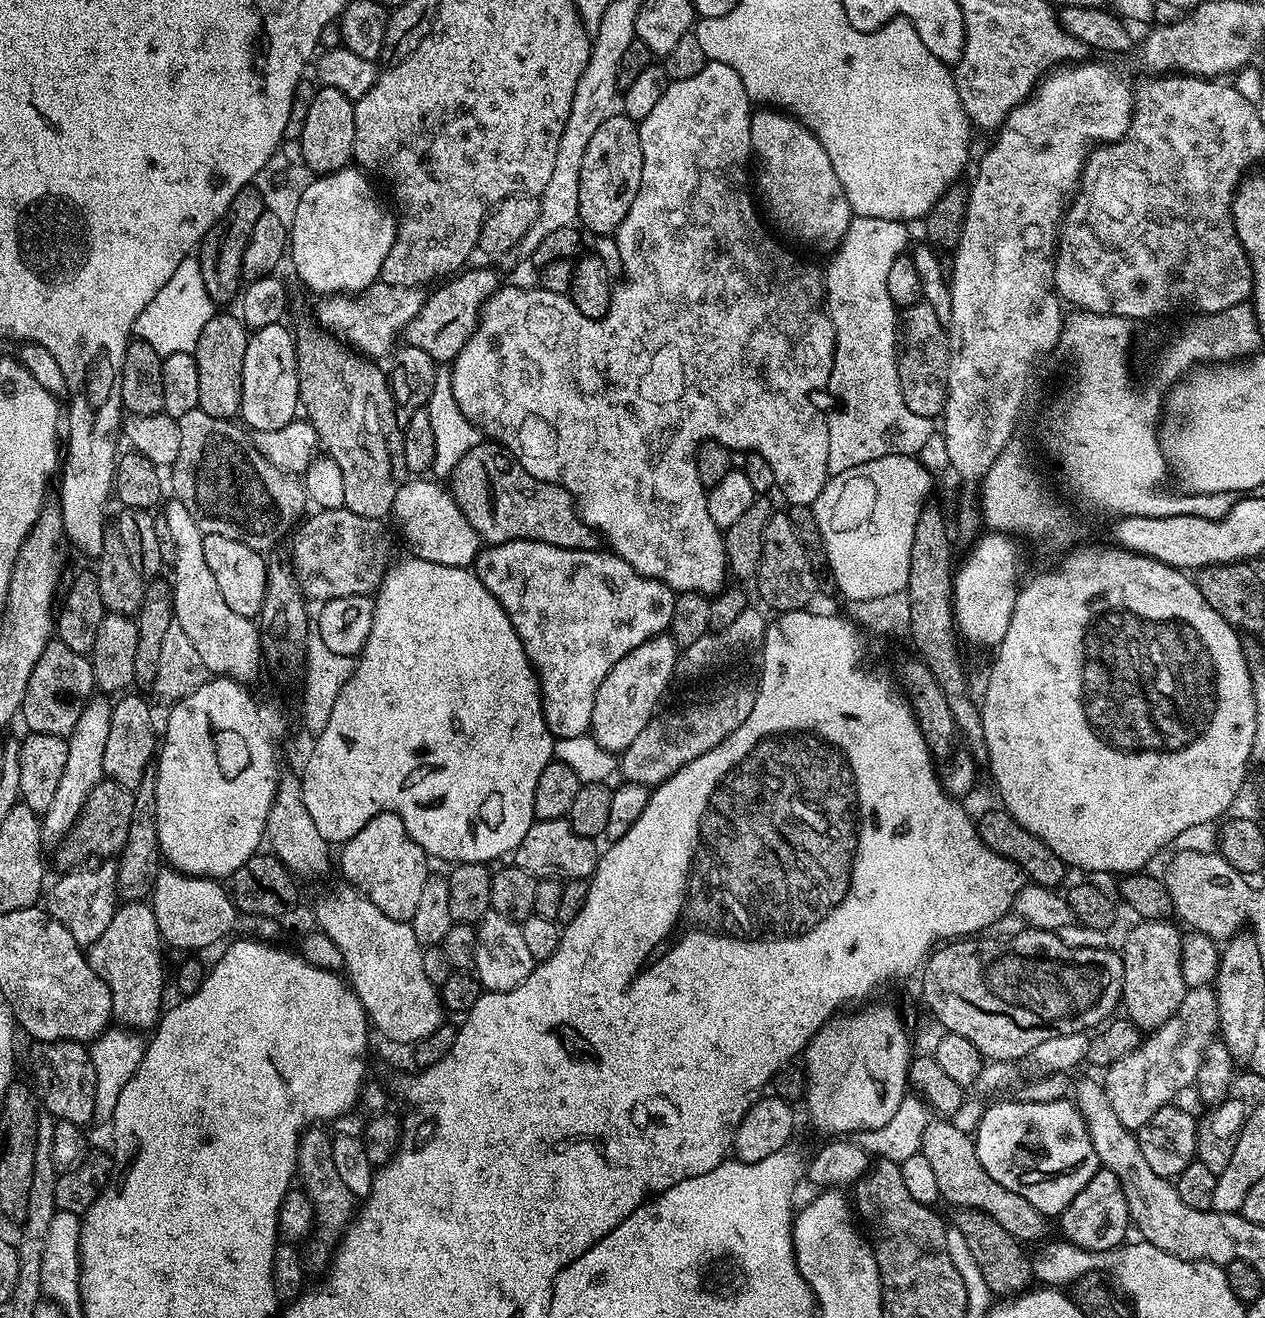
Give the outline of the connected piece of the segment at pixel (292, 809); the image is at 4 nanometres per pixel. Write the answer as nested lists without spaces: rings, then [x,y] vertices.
[[[281,775],[276,786],[276,797],[268,815],[266,840],[274,855],[299,877],[324,876],[334,868],[334,856],[331,856],[330,845],[326,838],[322,838],[318,826],[314,826],[314,818],[310,818],[310,810],[306,810],[306,802],[302,800],[299,775]]]

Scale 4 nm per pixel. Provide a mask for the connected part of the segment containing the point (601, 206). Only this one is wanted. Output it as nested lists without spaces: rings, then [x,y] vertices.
[[[623,114],[607,116],[598,126],[598,131],[586,145],[586,155],[582,158],[582,174],[578,174],[578,220],[585,229],[592,231],[593,237],[609,236],[626,218],[626,210],[630,210],[630,202],[634,202],[634,194],[638,194],[638,186],[642,182],[642,142],[637,121]]]

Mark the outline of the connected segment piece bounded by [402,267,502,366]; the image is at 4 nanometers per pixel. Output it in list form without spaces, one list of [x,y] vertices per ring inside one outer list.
[[[471,268],[441,283],[437,287],[441,288],[429,300],[427,297],[423,301],[419,314],[406,325],[402,333],[404,344],[426,350],[426,354],[430,354],[430,358],[434,358],[437,365],[444,366],[455,360],[462,346],[470,342],[476,323],[480,321],[480,313],[484,311],[484,303],[501,287],[502,281],[496,277],[494,269]]]

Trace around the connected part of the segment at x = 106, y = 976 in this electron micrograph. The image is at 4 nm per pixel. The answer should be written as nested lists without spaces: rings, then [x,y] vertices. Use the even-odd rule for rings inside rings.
[[[148,902],[121,903],[102,938],[87,949],[90,966],[110,990],[112,1014],[117,1025],[132,1030],[155,1029],[165,1007],[164,950],[158,922]]]

